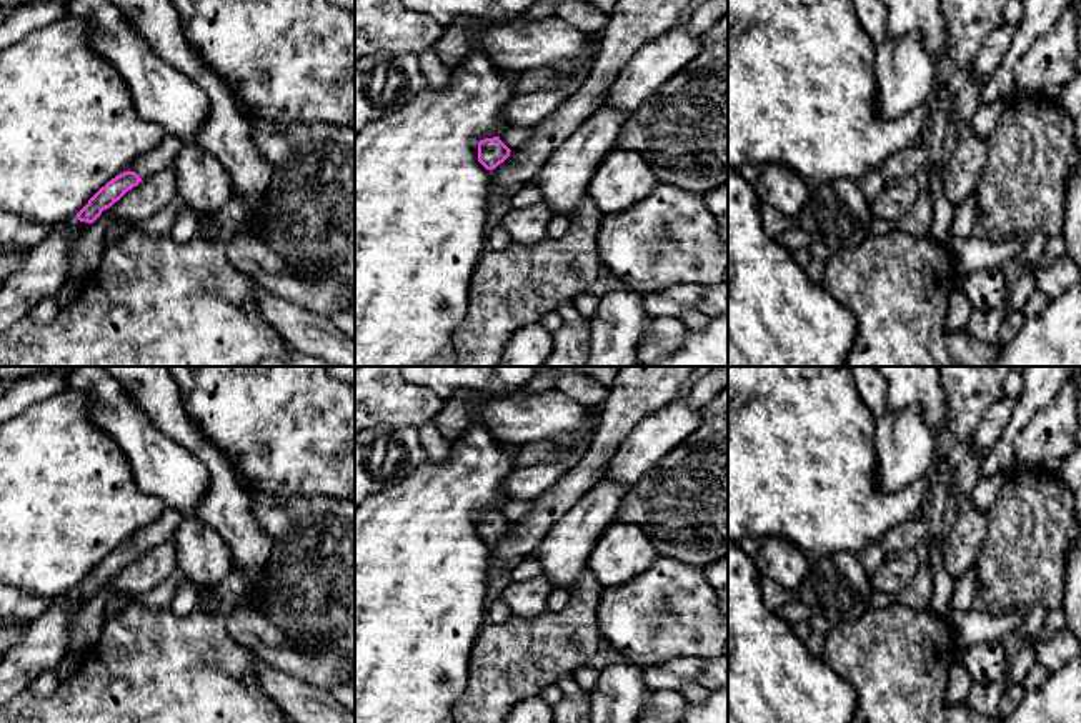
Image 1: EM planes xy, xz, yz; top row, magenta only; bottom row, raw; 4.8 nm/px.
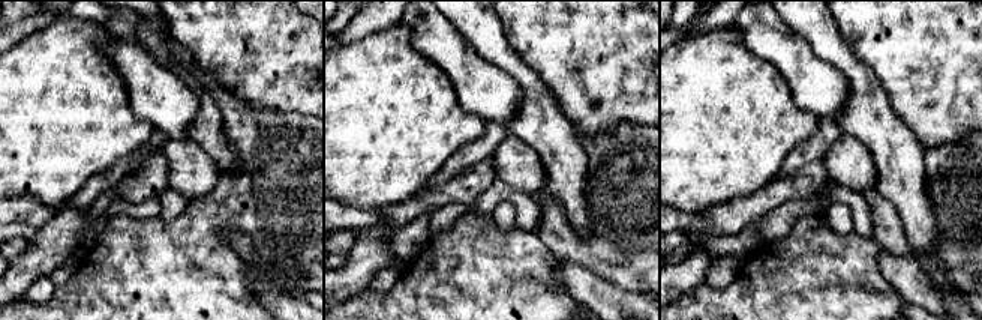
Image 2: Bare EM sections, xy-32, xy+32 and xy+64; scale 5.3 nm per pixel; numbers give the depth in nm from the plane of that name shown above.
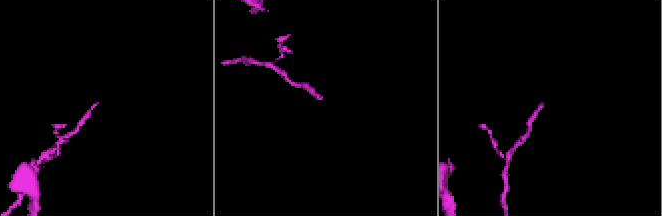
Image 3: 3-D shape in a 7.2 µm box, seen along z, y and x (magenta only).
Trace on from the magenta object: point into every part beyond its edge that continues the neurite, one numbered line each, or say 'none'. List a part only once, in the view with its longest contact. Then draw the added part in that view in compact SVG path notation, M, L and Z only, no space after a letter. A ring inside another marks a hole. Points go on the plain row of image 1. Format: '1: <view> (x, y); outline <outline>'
1: xy (164, 528); outline M165 506L158 520L147 528L140 530L123 545L135 545L142 553L152 550L153 546L172 538L178 525L182 523L183 515L170 506Z

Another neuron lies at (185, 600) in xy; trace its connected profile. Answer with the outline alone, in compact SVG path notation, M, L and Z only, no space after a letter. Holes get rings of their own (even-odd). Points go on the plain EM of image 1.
M183 581L170 603L170 610L178 615L185 616L190 615L198 605L198 590L193 581Z

